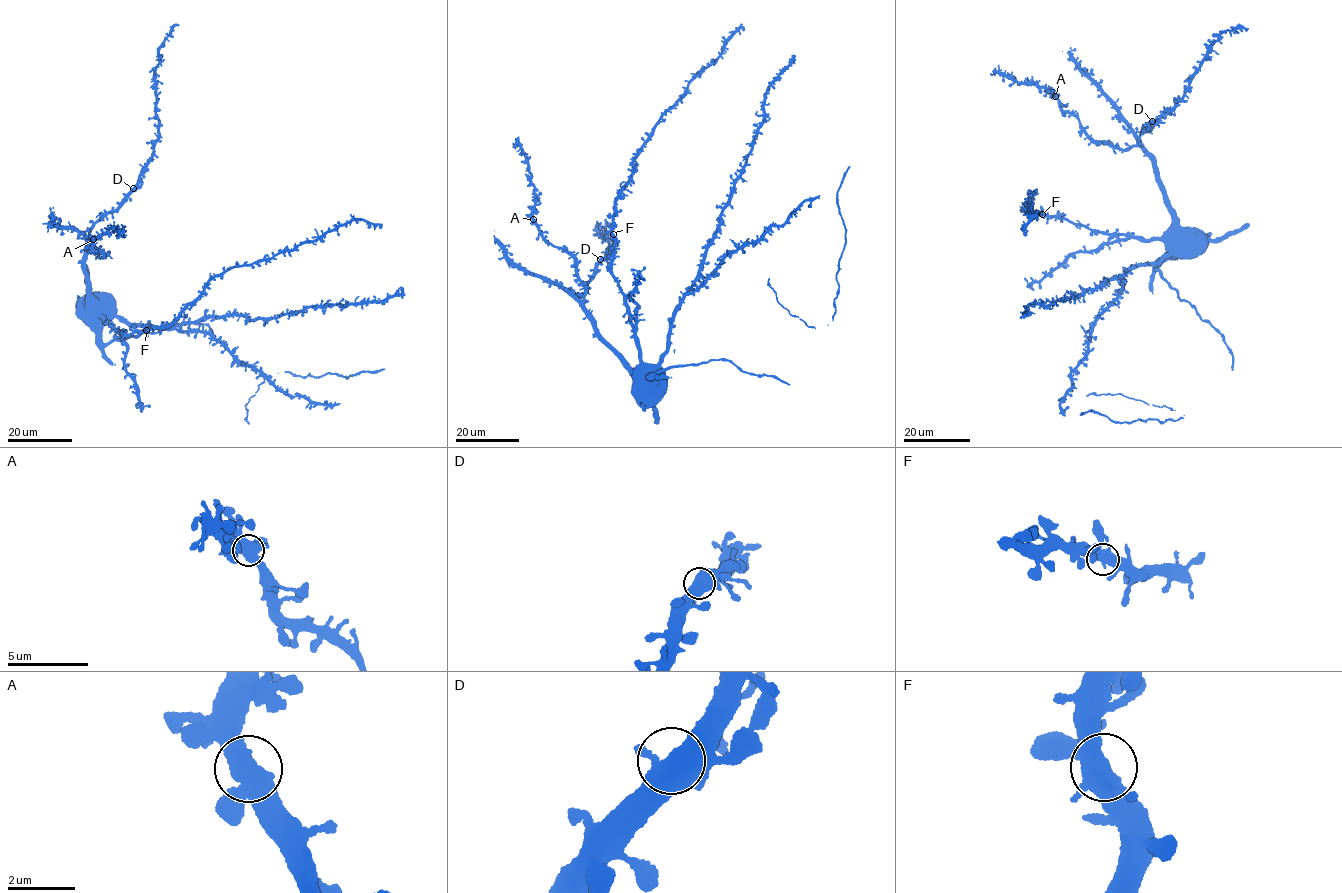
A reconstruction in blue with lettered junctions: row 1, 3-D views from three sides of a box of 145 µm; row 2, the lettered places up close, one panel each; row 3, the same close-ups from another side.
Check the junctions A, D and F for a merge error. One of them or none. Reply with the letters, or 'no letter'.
no letter

